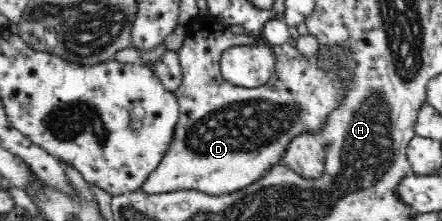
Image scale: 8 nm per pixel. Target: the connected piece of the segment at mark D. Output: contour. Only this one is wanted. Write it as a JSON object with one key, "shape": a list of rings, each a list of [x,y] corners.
{"shape":[[[198,16],[187,28],[187,36],[183,41],[183,46],[179,50],[178,58],[182,68],[182,83],[179,88],[174,91],[178,98],[180,106],[180,115],[178,116],[178,123],[171,144],[163,157],[163,160],[157,165],[157,168],[148,176],[148,179],[143,183],[140,188],[141,191],[147,194],[163,194],[168,192],[177,192],[184,190],[195,190],[203,193],[207,193],[213,196],[226,195],[227,193],[237,192],[258,180],[261,180],[267,172],[269,172],[275,165],[283,163],[284,152],[287,150],[288,144],[293,138],[305,133],[320,134],[322,128],[328,121],[328,116],[335,110],[338,109],[344,101],[344,96],[348,91],[348,84],[352,81],[352,68],[348,66],[348,60],[351,56],[351,51],[347,47],[343,47],[342,44],[327,44],[327,47],[319,48],[318,52],[311,57],[305,57],[301,55],[297,48],[293,48],[289,43],[275,46],[275,70],[271,74],[271,78],[267,81],[267,84],[261,85],[257,88],[243,88],[239,85],[231,84],[223,78],[219,59],[223,51],[229,50],[237,45],[251,44],[254,42],[253,37],[247,34],[234,34],[230,29],[229,25],[217,21],[216,18],[209,16]]]}

